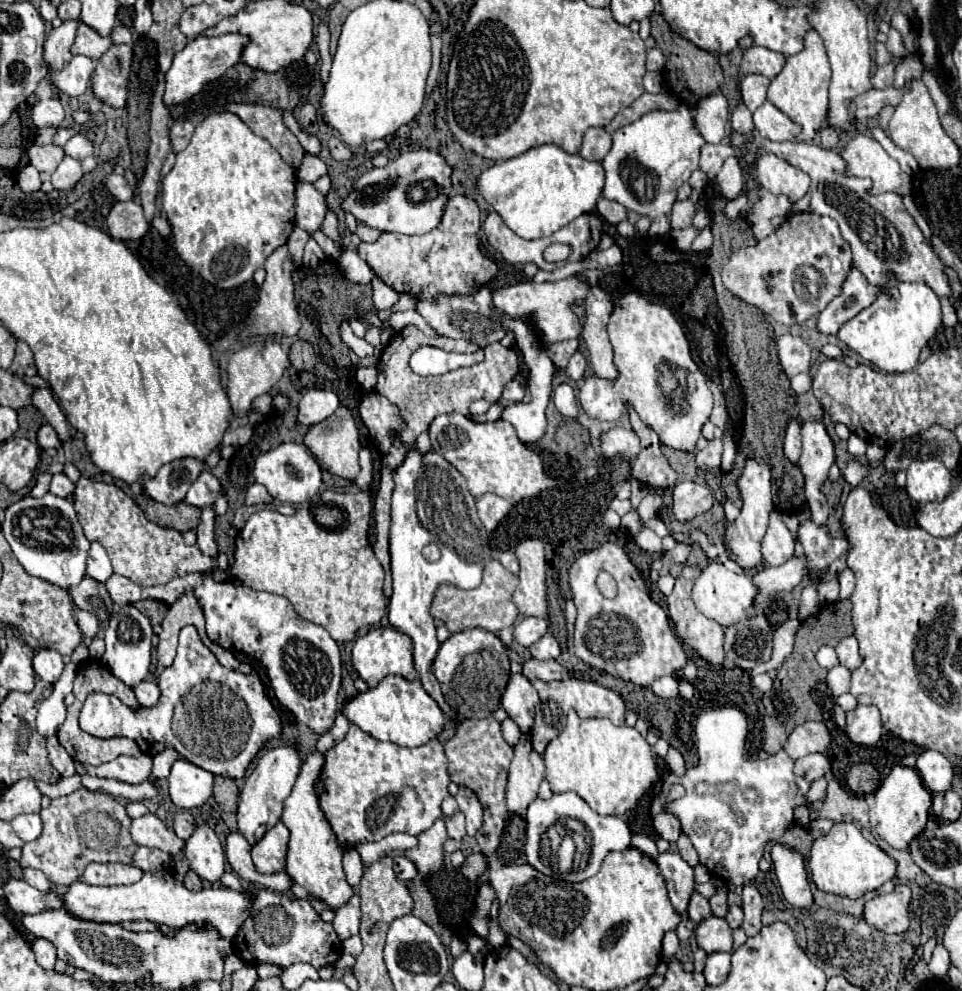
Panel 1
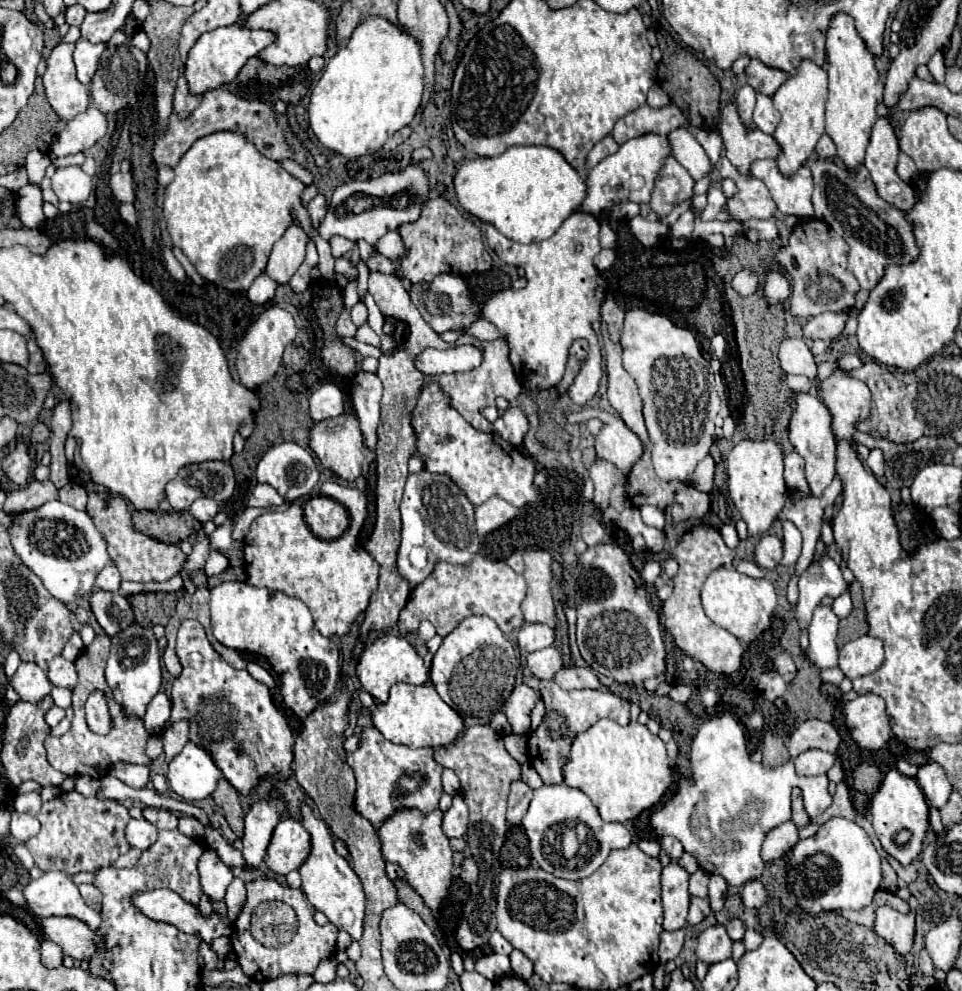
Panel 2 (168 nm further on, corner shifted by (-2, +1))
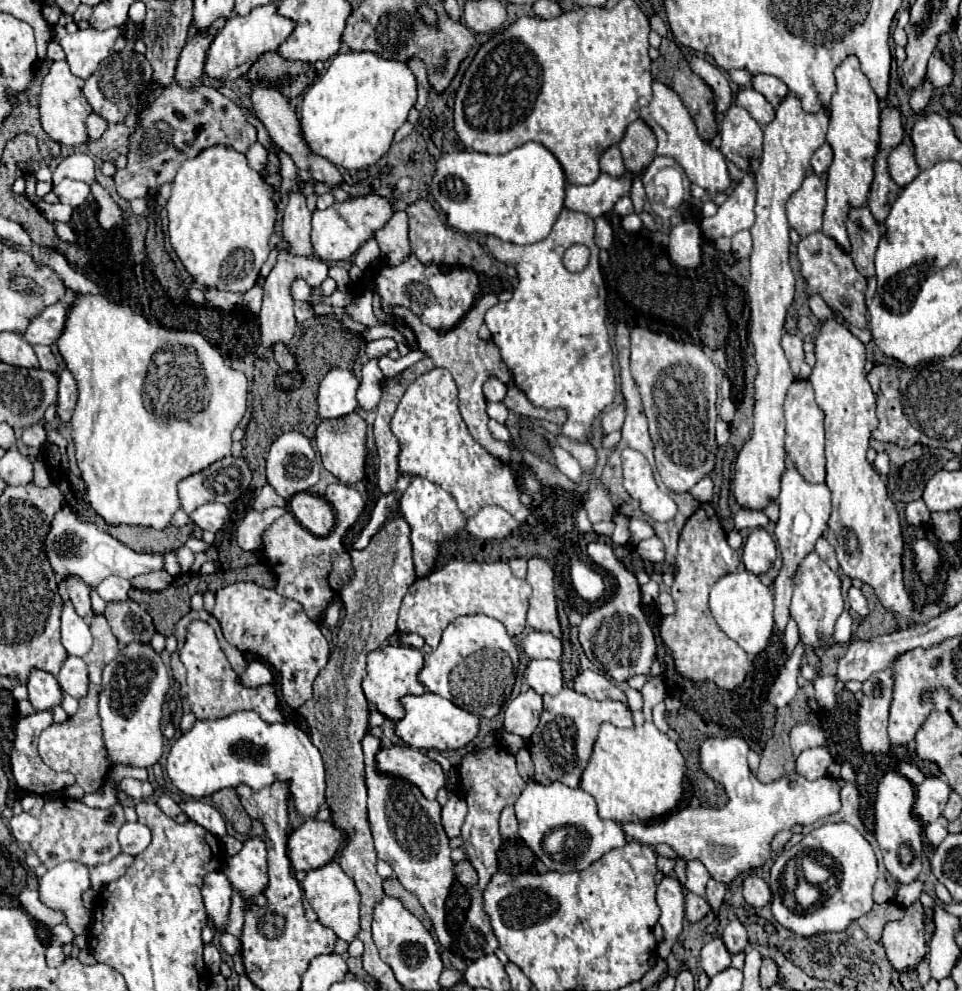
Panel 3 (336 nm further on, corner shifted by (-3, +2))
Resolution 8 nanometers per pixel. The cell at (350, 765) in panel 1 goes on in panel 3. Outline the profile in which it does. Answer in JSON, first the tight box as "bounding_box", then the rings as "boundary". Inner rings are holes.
{"bounding_box":[376,745,446,799],"boundary":[[[408,745],[382,747],[376,755],[376,767],[384,773],[392,773],[394,777],[410,781],[428,799],[436,799],[438,789],[446,785],[444,769],[424,751],[412,749]]]}

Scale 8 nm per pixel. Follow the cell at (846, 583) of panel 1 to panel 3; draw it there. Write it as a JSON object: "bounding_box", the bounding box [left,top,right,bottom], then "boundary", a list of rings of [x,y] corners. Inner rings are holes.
{"bounding_box":[834,611,852,645],"boundary":[[[844,611],[840,615],[840,619],[836,621],[836,631],[834,631],[834,643],[838,645],[850,645],[852,641],[852,617],[848,611]]]}

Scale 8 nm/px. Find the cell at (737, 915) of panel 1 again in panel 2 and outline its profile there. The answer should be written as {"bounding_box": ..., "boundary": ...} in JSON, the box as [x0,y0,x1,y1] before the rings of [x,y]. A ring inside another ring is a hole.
{"bounding_box":[727,918,745,940],"boundary":[[[731,918],[727,922],[727,934],[731,940],[741,940],[743,938],[743,932],[745,932],[745,924],[739,920],[739,918]]]}

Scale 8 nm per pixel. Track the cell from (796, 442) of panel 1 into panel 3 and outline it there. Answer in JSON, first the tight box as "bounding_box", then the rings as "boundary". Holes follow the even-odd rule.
{"bounding_box":[774,467,832,631],"boundary":[[[794,467],[786,469],[786,473],[782,475],[782,491],[778,495],[778,505],[780,505],[780,519],[776,523],[774,537],[776,537],[776,545],[778,545],[782,559],[784,559],[784,567],[782,567],[782,571],[776,579],[776,585],[774,585],[774,621],[776,621],[776,627],[780,631],[784,631],[786,623],[790,621],[788,607],[790,607],[790,599],[792,599],[792,575],[794,575],[798,563],[810,551],[814,551],[818,537],[824,535],[832,505],[830,505],[828,487],[816,485],[816,483],[806,483]]]}

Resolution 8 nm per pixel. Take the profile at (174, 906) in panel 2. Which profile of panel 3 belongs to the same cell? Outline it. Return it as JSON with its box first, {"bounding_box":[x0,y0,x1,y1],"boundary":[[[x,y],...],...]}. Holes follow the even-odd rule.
{"bounding_box":[204,945,220,973],"boundary":[[[206,945],[206,955],[204,955],[204,963],[210,969],[210,973],[220,973],[220,953],[214,945]]]}

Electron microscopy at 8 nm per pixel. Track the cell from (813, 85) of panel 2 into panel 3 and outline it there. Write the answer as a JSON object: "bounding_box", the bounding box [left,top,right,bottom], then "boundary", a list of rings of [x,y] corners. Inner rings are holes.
{"bounding_box":[734,95,828,511],"boundary":[[[788,95],[776,109],[776,117],[768,123],[764,131],[764,155],[760,169],[754,173],[756,177],[756,223],[752,225],[750,233],[754,239],[754,251],[750,255],[750,283],[748,283],[748,299],[750,299],[750,309],[752,309],[752,323],[750,323],[750,341],[754,345],[754,359],[756,359],[756,379],[754,379],[754,431],[752,437],[744,443],[742,451],[736,457],[734,463],[734,497],[740,505],[750,507],[754,511],[762,511],[770,499],[776,499],[780,493],[780,477],[786,470],[785,440],[785,418],[784,418],[784,397],[788,387],[794,381],[790,363],[780,347],[780,337],[784,333],[784,319],[788,313],[788,307],[792,305],[794,299],[794,273],[790,269],[790,225],[784,213],[784,205],[788,197],[800,189],[806,169],[810,169],[810,157],[818,147],[826,143],[826,131],[828,131],[828,113],[818,111],[818,113],[804,113],[800,107],[800,99],[796,95]]]}

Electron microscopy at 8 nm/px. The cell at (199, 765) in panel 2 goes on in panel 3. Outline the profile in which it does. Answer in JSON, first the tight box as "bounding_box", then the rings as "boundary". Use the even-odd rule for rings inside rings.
{"bounding_box":[168,711,326,817],"boundary":[[[236,711],[220,719],[196,721],[168,753],[168,777],[188,797],[208,797],[218,789],[246,785],[260,791],[274,781],[286,783],[298,817],[314,817],[326,803],[324,765],[310,737],[292,723],[266,725],[254,711]]]}

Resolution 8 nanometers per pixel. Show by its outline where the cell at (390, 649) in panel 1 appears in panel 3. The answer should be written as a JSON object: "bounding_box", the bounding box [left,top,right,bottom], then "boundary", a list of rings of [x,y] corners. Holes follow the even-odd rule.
{"bounding_box":[362,645,426,721],"boundary":[[[386,645],[382,649],[376,649],[368,655],[368,667],[366,667],[366,677],[362,681],[362,689],[366,699],[388,719],[400,721],[404,717],[404,709],[400,705],[400,699],[406,695],[422,695],[426,689],[418,683],[416,675],[422,669],[422,653],[412,647],[404,645]]]}

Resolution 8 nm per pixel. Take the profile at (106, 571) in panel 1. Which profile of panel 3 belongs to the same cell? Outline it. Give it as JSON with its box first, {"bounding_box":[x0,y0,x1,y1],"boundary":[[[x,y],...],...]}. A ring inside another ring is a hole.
{"bounding_box":[98,577,130,603],"boundary":[[[108,577],[98,585],[98,593],[106,603],[114,603],[114,601],[128,601],[128,589],[130,589],[130,581],[122,579],[122,577]]]}

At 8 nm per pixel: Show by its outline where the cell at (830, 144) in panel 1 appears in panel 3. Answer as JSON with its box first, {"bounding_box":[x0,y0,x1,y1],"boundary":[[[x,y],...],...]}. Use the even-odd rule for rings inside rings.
{"bounding_box":[812,143,834,175],"boundary":[[[824,143],[824,145],[812,155],[812,169],[814,169],[814,173],[822,175],[824,171],[828,171],[828,167],[830,167],[830,163],[832,163],[832,157],[834,157],[834,153],[832,153],[830,145]]]}

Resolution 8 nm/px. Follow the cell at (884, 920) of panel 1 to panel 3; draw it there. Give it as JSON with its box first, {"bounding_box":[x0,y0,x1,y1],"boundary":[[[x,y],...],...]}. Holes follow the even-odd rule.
{"bounding_box":[882,901,934,971],"boundary":[[[920,901],[912,903],[900,921],[884,927],[882,945],[888,961],[896,971],[910,971],[928,955],[928,945],[934,935],[934,923],[924,925],[924,907]]]}

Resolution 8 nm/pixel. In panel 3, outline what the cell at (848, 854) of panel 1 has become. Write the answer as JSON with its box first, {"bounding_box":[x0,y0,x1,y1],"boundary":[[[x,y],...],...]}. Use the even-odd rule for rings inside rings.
{"bounding_box":[770,823,878,937],"boundary":[[[826,823],[814,831],[810,831],[808,835],[804,835],[804,839],[794,845],[788,851],[782,851],[772,869],[770,869],[770,889],[772,889],[772,915],[774,919],[794,931],[796,935],[802,937],[810,937],[816,933],[842,933],[846,931],[846,927],[856,921],[858,917],[866,915],[872,909],[872,887],[878,879],[878,865],[876,865],[876,855],[870,847],[870,843],[858,833],[856,827],[852,827],[850,823]],[[802,857],[812,857],[818,865],[826,867],[830,871],[830,877],[824,885],[820,885],[820,893],[822,897],[808,909],[800,909],[796,905],[790,905],[784,895],[782,895],[782,887],[780,887],[780,879],[782,879],[782,871],[784,869],[800,869],[800,859]]]}

